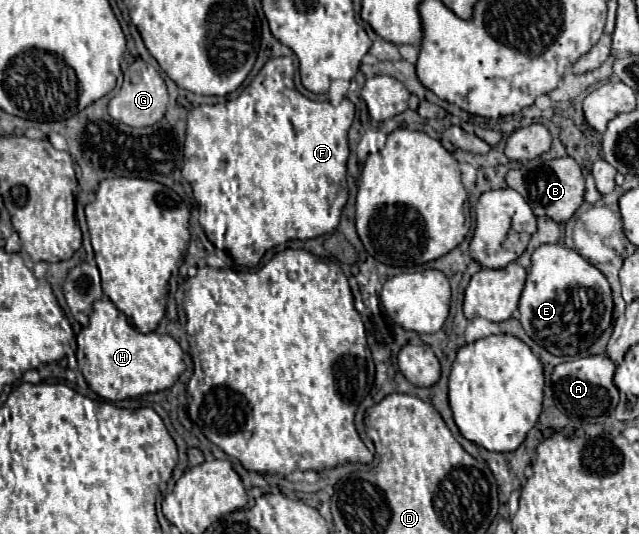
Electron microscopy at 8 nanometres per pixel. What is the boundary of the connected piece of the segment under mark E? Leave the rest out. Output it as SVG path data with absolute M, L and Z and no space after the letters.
M561 244L539 246L531 260L531 272L519 300L523 330L555 356L577 356L589 350L611 324L613 298L607 278L575 250Z

